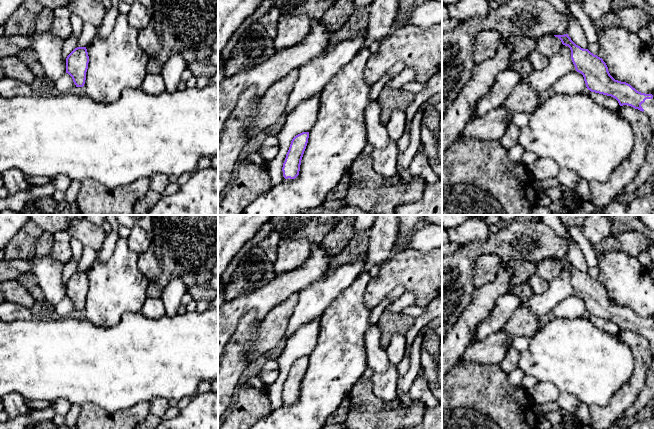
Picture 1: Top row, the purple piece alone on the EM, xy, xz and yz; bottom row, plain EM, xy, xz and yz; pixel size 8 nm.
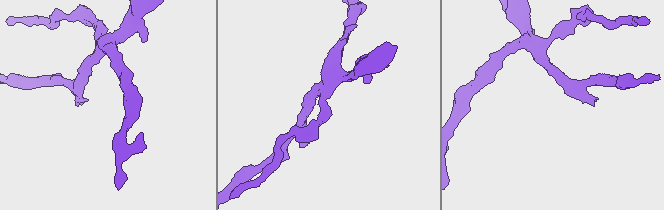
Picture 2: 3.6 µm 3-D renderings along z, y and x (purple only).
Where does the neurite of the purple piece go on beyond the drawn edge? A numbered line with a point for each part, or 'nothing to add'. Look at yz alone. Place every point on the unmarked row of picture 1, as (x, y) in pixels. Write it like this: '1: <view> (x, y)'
1: yz (648, 330)

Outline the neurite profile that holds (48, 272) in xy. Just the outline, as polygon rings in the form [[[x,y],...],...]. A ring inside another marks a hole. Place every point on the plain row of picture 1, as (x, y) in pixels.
[[[34,256],[31,262],[31,274],[35,276],[45,301],[56,305],[66,297],[66,283],[63,281],[64,264],[51,258]]]

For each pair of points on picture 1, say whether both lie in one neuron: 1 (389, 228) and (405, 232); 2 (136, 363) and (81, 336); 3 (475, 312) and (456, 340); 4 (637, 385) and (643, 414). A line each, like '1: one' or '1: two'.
1: two
2: one
3: one
4: two

